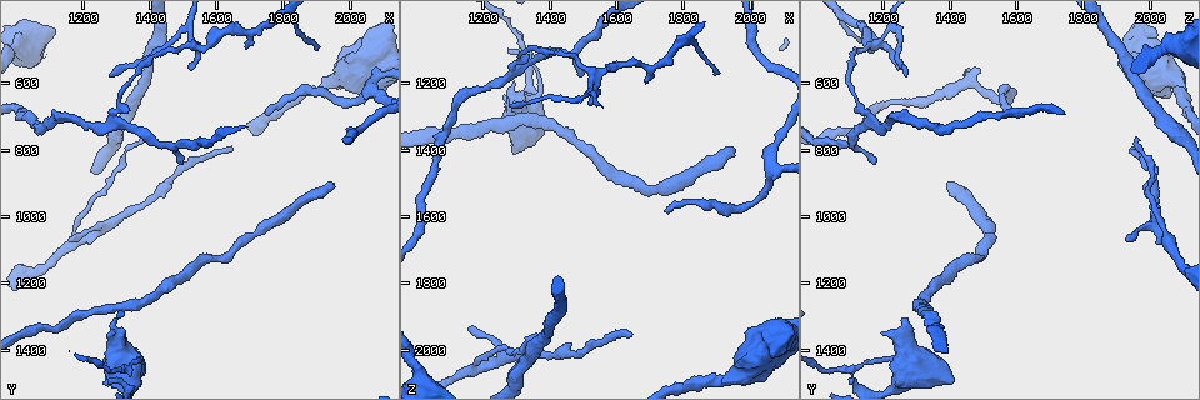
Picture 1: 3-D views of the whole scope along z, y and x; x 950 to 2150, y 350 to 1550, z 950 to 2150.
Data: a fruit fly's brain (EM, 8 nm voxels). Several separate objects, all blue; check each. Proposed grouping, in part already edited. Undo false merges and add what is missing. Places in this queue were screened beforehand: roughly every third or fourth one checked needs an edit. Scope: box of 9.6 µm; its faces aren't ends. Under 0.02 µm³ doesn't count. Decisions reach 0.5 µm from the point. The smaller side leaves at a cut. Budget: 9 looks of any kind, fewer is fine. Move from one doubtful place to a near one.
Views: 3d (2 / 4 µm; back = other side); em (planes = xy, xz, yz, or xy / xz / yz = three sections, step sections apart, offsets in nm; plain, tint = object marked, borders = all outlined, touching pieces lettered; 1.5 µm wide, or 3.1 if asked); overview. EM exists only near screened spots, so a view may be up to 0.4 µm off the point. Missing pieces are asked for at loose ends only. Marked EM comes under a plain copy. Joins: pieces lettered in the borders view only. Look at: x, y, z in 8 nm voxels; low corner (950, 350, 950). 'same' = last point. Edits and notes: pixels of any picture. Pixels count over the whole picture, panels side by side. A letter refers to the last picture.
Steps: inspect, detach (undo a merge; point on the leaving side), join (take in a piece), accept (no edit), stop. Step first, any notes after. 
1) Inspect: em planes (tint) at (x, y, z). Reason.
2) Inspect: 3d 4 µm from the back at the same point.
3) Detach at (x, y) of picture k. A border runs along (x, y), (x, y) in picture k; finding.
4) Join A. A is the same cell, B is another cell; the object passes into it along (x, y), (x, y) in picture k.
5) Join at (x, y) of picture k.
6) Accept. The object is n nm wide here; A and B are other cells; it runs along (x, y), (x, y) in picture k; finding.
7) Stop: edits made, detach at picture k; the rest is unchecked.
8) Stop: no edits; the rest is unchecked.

Inspect: 3d 4 µm at (1950, 910, 1400). Branch stops here.

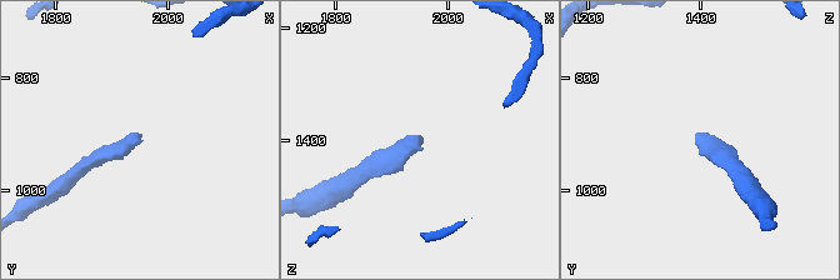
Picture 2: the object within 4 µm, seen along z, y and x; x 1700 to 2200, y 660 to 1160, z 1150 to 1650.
Inspect: em xy step 4 (tint) at (1955, 910, 1395).

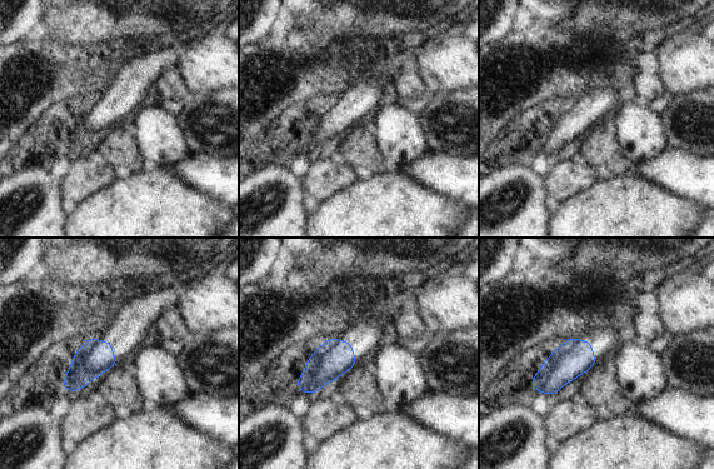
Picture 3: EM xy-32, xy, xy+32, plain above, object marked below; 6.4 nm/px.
Inspect: em yz step 4 (borders) at the same point.

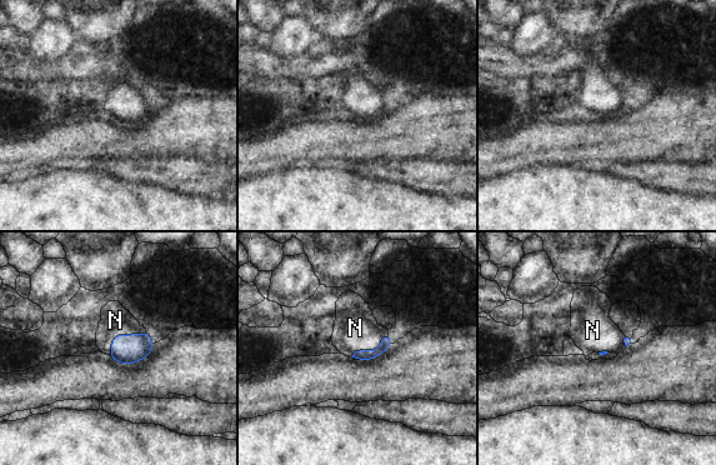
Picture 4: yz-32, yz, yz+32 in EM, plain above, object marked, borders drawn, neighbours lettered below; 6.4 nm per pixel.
Join N. N is the same cell; the object passes into it along (126, 349), (120, 335), (115, 320) in picture 4; the neuron continues.

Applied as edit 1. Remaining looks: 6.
Inspect: em xz step 8 (tint) at (1640, 810, 1970). An open end.

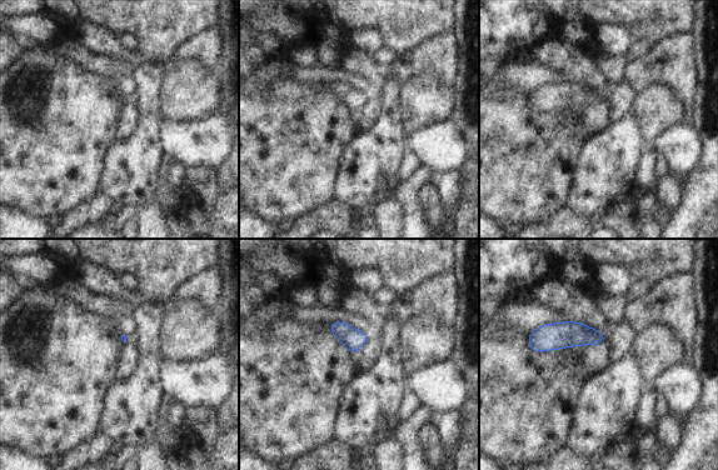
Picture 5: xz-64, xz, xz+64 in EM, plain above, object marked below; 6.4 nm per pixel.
Inspect: em xy step 8 (borders) at the same point.

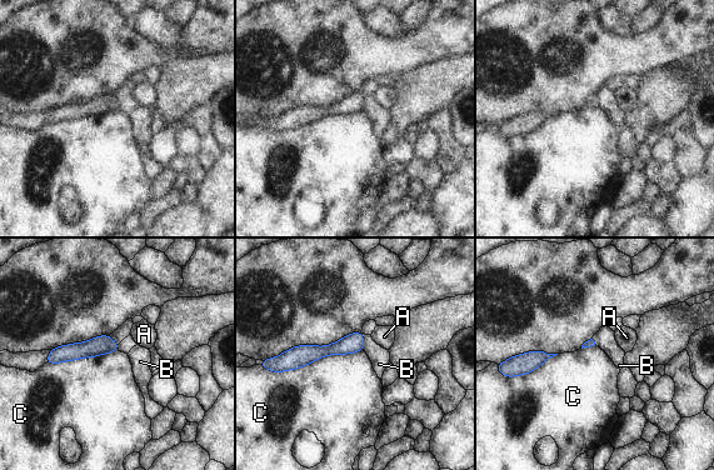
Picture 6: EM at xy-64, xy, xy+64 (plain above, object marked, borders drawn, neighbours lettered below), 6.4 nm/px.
Accept. The longest contact is with C, 600 nm; A, B and C are other cells; no lettered piece goes on from it.

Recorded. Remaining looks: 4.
Inspect: 3d 4 µm at (1500, 850, 1170).

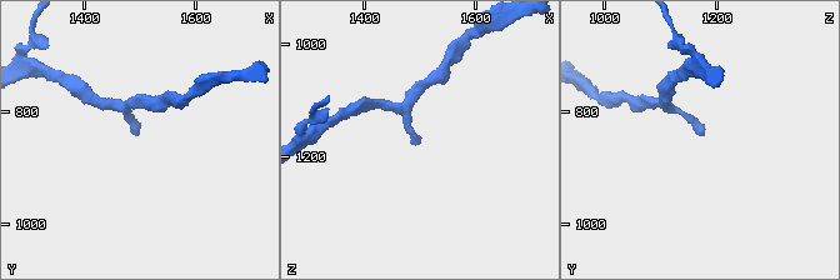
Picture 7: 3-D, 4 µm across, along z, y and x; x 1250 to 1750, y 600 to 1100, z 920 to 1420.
Inspect: em yz step 4 (tint) at (1490, 845, 1175). Shape alone is not enough.

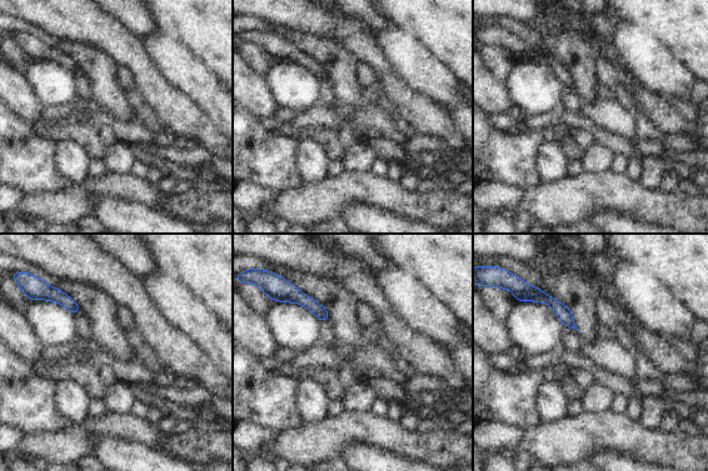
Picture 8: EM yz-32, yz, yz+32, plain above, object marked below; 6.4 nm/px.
Inspect: em planes (borders) at the same point. Another direction.

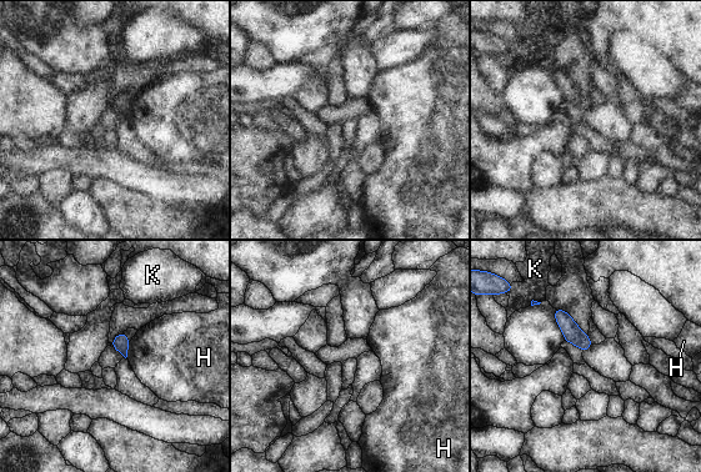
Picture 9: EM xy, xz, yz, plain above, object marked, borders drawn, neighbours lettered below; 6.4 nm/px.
Accept. The longest contact is with H, 120 nm; H and K are other cells; a border runs along (130, 341), (125, 357) in picture 9; none of them fits.

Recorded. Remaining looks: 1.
Stop: edits made, join at picture 4; the rest is unchecked.

